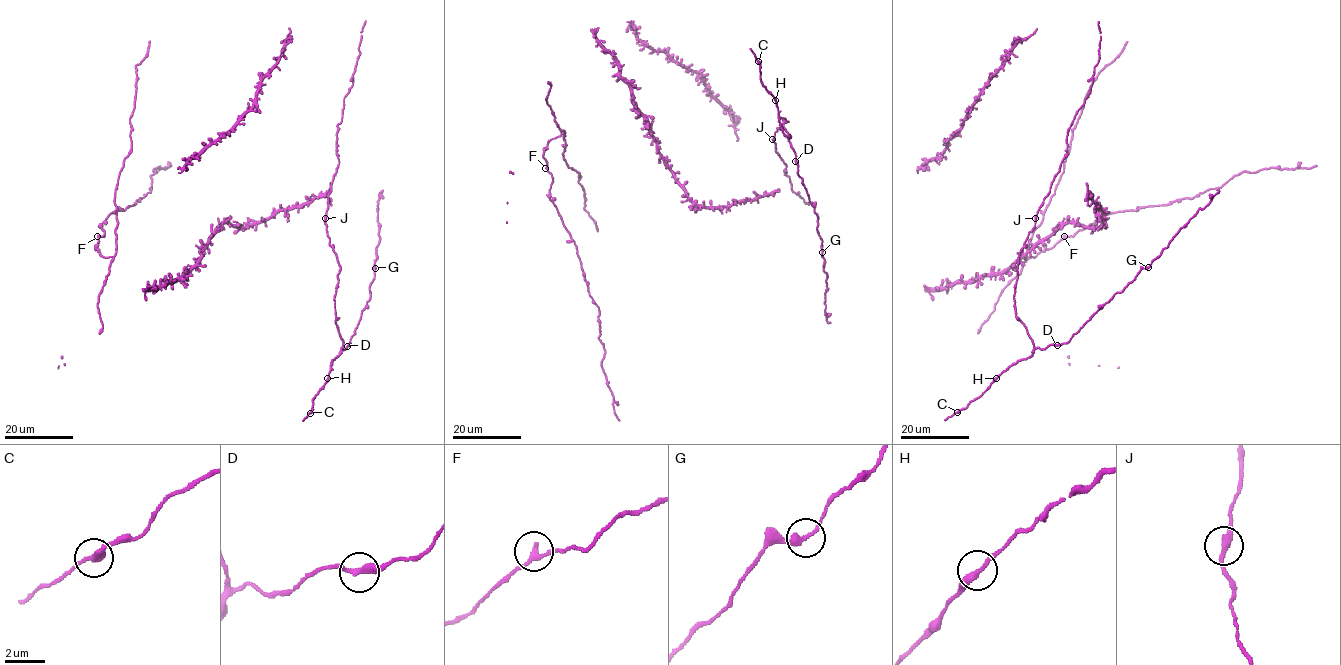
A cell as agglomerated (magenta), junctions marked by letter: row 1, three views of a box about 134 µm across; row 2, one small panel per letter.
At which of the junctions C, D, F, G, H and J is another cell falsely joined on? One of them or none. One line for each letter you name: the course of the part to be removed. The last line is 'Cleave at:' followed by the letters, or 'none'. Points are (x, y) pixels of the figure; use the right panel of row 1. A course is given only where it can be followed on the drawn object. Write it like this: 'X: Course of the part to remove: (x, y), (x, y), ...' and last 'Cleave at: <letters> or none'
G: Course of the part to remove: (1148, 267), (1219, 190)
Cleave at: G

